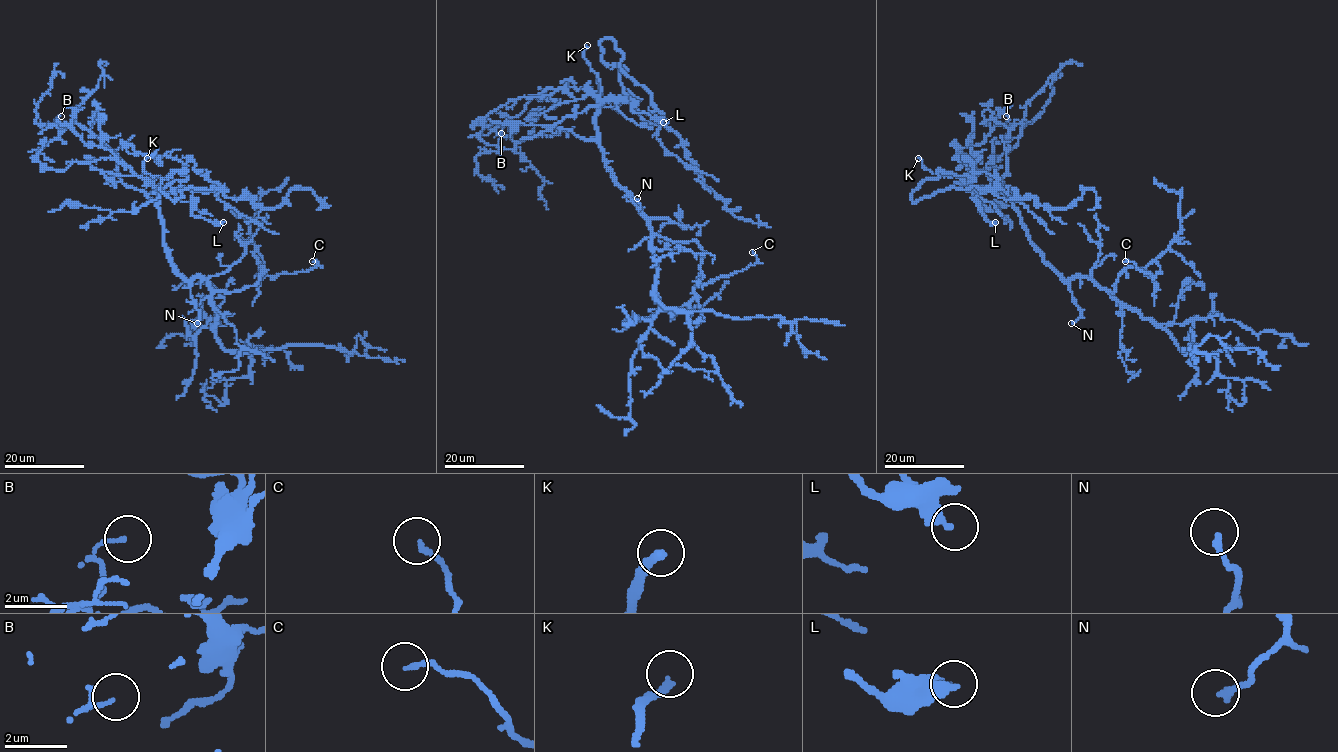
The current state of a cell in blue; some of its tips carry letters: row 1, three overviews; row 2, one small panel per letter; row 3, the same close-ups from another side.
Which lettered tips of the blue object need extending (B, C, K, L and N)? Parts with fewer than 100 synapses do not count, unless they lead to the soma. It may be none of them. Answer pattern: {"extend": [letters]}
{"extend": ["K"]}

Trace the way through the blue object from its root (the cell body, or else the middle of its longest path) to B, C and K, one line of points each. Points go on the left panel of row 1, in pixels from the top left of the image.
B: (171, 262), (161, 210), (143, 191), (123, 182), (114, 151), (78, 124), (57, 126), (61, 116)
C: (171, 262), (187, 279), (230, 292), (258, 281), (258, 261), (271, 276), (307, 271), (312, 261)
K: (171, 262), (159, 199), (155, 193), (161, 178), (143, 169), (147, 158)

